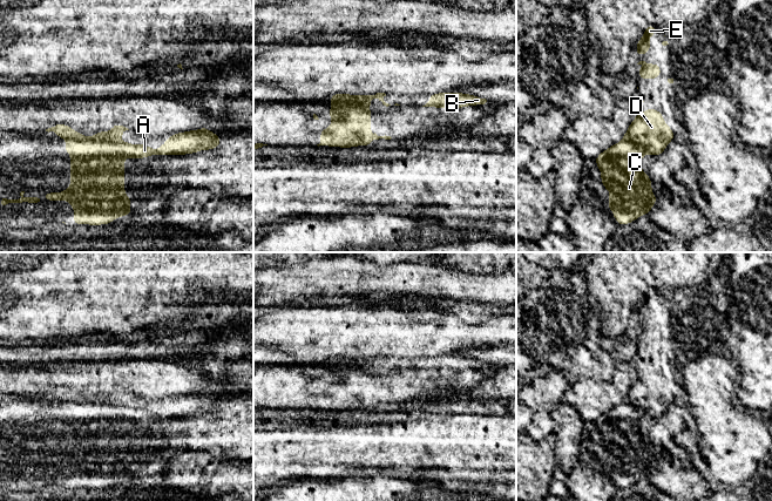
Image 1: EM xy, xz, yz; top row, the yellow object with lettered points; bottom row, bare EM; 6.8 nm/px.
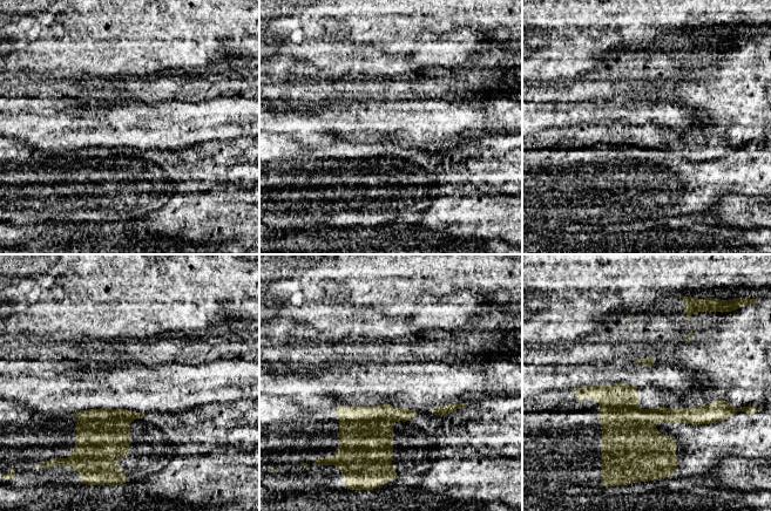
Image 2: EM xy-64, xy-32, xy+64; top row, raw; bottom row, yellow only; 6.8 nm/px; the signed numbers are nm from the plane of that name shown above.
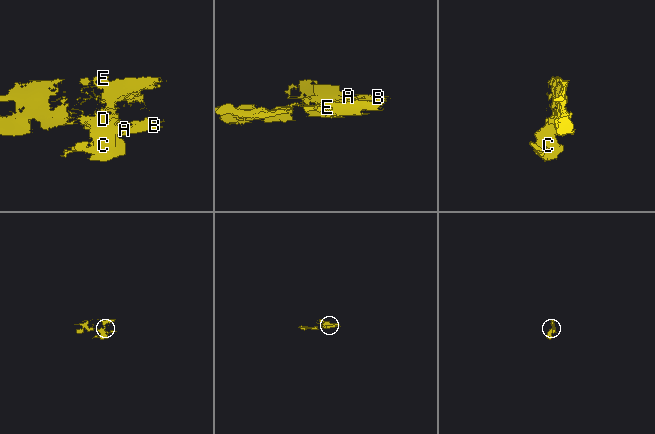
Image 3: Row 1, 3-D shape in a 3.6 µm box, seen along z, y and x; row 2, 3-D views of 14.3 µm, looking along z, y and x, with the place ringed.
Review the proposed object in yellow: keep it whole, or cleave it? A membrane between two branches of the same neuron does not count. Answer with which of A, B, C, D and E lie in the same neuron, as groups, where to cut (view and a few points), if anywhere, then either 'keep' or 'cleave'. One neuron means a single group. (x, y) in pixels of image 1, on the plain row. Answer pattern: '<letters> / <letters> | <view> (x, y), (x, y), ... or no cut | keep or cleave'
A B D E / C | xy (89, 400), (105, 404), (123, 420) | cleave

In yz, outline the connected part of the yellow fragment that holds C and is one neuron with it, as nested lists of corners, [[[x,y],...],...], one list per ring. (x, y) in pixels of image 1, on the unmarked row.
[[[621,404],[594,422],[602,435],[601,446],[612,456],[605,470],[614,473],[612,479],[618,488],[627,488],[648,478],[657,465],[651,454],[651,441],[639,427],[643,418],[636,407]]]

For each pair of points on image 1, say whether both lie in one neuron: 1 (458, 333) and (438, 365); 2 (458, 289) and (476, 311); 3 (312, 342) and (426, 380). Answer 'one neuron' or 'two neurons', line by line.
1: two neurons
2: two neurons
3: two neurons

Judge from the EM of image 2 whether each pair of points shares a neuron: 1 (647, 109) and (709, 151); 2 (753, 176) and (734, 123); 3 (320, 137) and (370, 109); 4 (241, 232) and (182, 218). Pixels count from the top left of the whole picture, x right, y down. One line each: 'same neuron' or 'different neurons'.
1: different neurons
2: different neurons
3: same neuron
4: same neuron

